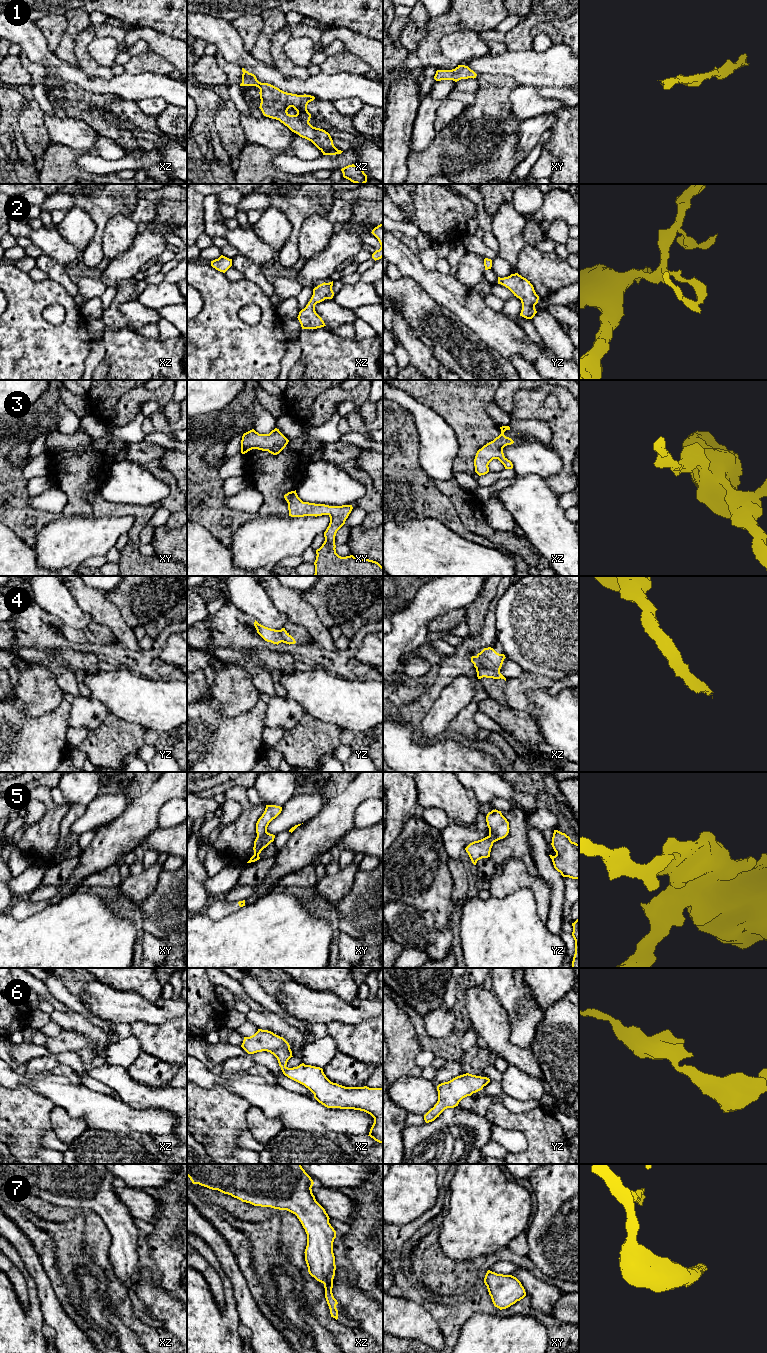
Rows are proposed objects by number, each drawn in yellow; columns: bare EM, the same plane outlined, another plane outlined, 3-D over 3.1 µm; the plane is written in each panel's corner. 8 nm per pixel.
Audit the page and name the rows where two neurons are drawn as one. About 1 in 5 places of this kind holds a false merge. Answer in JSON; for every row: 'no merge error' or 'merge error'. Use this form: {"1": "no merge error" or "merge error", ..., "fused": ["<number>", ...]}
{"1": "no merge error", "2": "no merge error", "3": "no merge error", "4": "no merge error", "5": "no merge error", "6": "no merge error", "7": "no merge error", "fused": []}

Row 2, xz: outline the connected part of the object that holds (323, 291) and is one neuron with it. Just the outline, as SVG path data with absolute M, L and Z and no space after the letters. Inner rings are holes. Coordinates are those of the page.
M333 281L322 283L313 289L313 295L304 309L299 312L298 320L302 329L317 329L326 326L322 318L316 313L315 305L325 299L332 299L334 292L332 290Z

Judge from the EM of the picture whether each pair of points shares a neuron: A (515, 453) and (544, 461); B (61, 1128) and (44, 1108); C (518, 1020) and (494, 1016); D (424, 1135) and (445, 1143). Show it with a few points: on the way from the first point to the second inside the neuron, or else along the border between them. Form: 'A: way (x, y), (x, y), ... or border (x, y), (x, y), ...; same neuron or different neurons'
A: way (522, 453), (537, 458); same neuron
B: border (54, 1106), (50, 1113), (51, 1128); different neurons
C: border (496, 998), (508, 1018), (511, 1041); different neurons
D: way (429, 1140), (440, 1143); same neuron

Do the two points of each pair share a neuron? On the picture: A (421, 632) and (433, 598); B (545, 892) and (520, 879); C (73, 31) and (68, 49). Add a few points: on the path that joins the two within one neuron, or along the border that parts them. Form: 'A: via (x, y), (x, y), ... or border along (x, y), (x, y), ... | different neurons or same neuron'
A: via (421, 624), (421, 610), (425, 606) | same neuron
B: via (539, 888), (526, 880) | same neuron
C: via (70, 35), (68, 45) | same neuron

